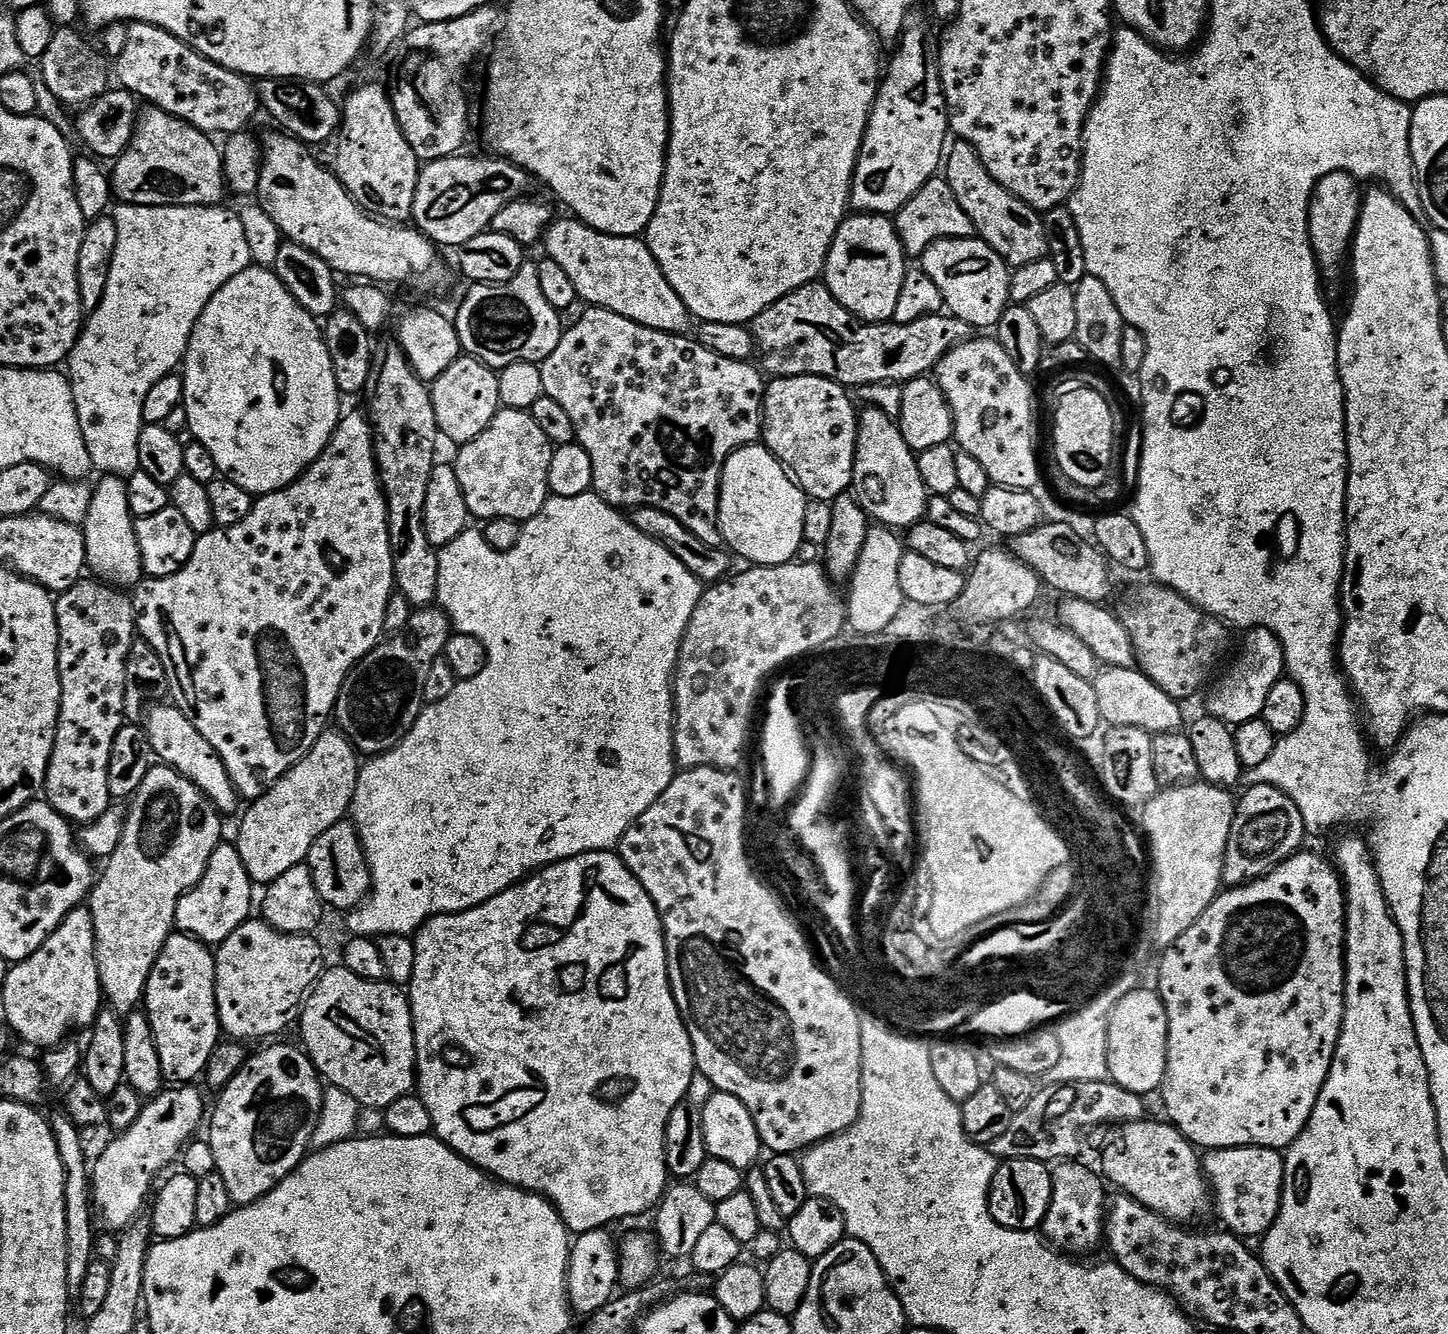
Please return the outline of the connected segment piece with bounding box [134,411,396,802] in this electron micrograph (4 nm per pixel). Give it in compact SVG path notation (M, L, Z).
M363 411L352 412L349 416L348 413L341 415L322 454L290 486L259 497L242 522L229 528L217 526L211 532L197 535L194 554L190 554L186 566L174 574L144 578L139 583L134 592L136 630L155 650L158 658L162 658L162 666L166 666L171 703L180 708L182 714L194 722L194 730L198 730L198 734L214 746L218 758L222 758L226 766L226 774L230 774L230 782L234 782L236 791L245 801L251 802L274 786L274 782L278 782L278 778L286 775L297 762L306 758L308 751L318 742L326 730L327 724L324 723L335 713L338 694L350 670L363 656L370 654L370 650L374 650L385 635L386 606L395 587L396 575L388 533L388 503L384 500L380 472L376 468L376 441L367 415Z

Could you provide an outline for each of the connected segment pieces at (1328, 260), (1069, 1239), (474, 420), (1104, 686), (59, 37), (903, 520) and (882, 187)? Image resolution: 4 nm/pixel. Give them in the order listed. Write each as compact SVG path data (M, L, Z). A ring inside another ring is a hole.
M1335 172L1326 174L1316 183L1315 190L1312 191L1312 201L1308 203L1308 237L1312 243L1312 249L1316 255L1316 263L1320 266L1320 271L1325 277L1336 280L1340 276L1340 267L1345 267L1346 257L1349 255L1352 239L1358 226L1360 217L1360 206L1362 203L1362 191L1358 185L1357 177L1351 172Z
M1060 1162L1055 1165L1052 1173L1052 1197L1050 1198L1050 1210L1046 1210L1046 1218L1042 1225L1042 1235L1047 1243L1063 1250L1068 1254L1084 1254L1088 1252L1096 1243L1105 1239L1104 1218L1106 1215L1106 1195L1104 1188L1106 1184L1099 1175L1095 1176L1090 1169L1080 1162Z
M462 354L454 362L454 366L446 369L437 380L431 381L430 391L434 402L434 418L441 437L453 440L456 446L469 444L496 417L502 405L498 394L497 369L489 368L480 360Z
M1101 667L1092 681L1094 698L1098 698L1101 721L1113 728L1138 726L1138 730L1150 733L1175 732L1185 723L1180 713L1181 705L1159 688L1139 667L1109 668Z
M75 27L55 29L50 46L38 60L41 76L39 79L42 84L44 79L43 87L46 92L48 87L48 92L54 99L61 100L64 104L87 106L109 91L110 64L97 45L95 48L82 33L76 31Z
M865 407L858 416L860 425L856 435L856 457L852 488L854 499L877 525L893 530L907 530L928 511L928 487L918 474L917 453L906 446L899 423L877 408Z
M915 22L909 23L898 41L900 49L892 61L887 61L886 71L880 81L880 90L862 138L860 153L852 179L851 207L860 214L875 214L891 217L899 212L926 182L941 171L946 156L946 145L950 140L948 127L948 103L940 81L940 46L938 36L928 28Z

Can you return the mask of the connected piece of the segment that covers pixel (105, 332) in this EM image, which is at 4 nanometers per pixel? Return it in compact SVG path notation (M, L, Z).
M117 203L111 213L111 218L118 226L118 246L114 246L114 262L110 262L110 278L106 278L106 294L102 294L102 302L83 321L80 336L66 361L66 375L72 381L74 406L78 410L78 426L82 426L82 438L86 450L90 450L93 469L100 474L127 478L140 471L138 438L145 426L142 406L146 406L146 394L150 394L150 389L157 382L162 382L162 378L173 375L183 365L190 334L198 318L202 318L202 310L206 310L210 298L214 298L214 294L218 294L218 290L226 281L234 278L234 274L240 274L242 270L253 267L254 260L252 260L252 244L248 241L248 232L244 229L239 214L231 212L228 206L218 204L138 206L137 204Z

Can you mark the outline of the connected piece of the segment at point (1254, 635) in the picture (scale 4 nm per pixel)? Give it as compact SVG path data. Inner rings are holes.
M1249 628L1243 636L1244 645L1240 648L1240 657L1233 662L1232 669L1220 681L1215 681L1216 689L1212 693L1207 693L1207 715L1218 718L1229 726L1261 719L1264 715L1266 697L1286 672L1284 648L1273 632L1265 628Z

